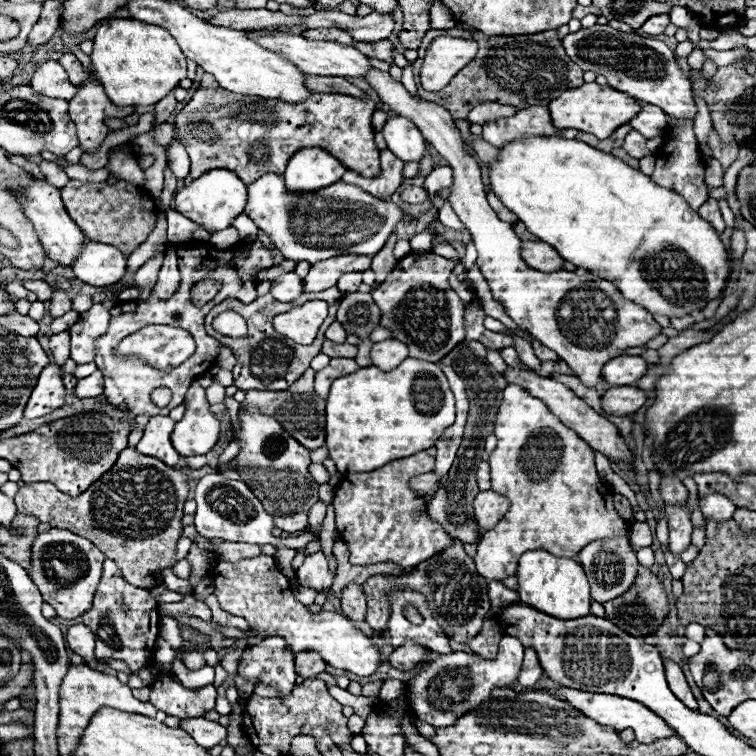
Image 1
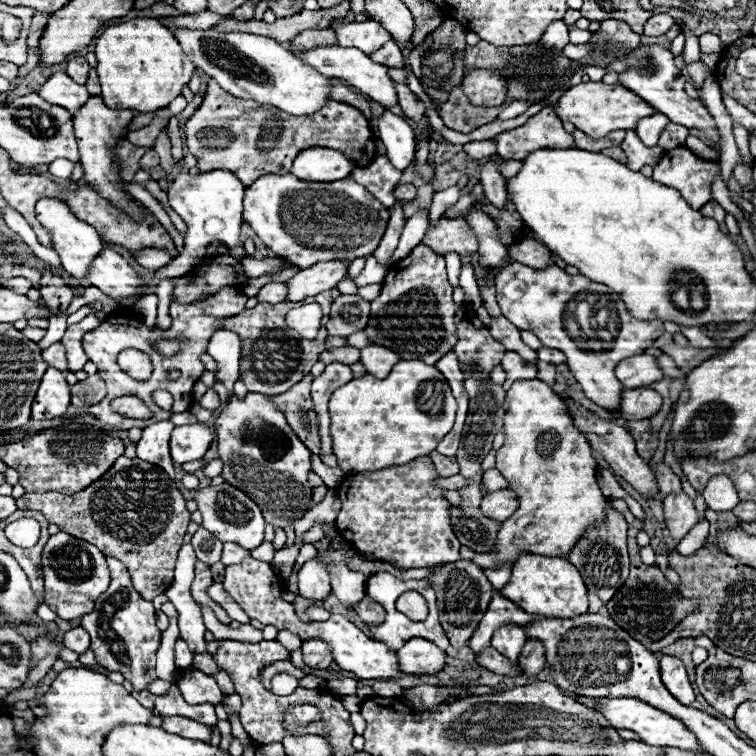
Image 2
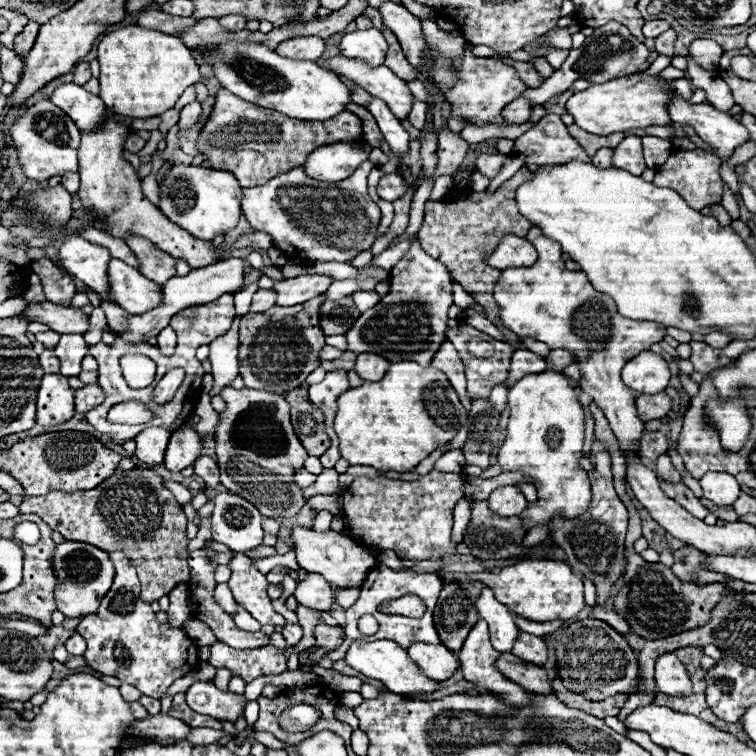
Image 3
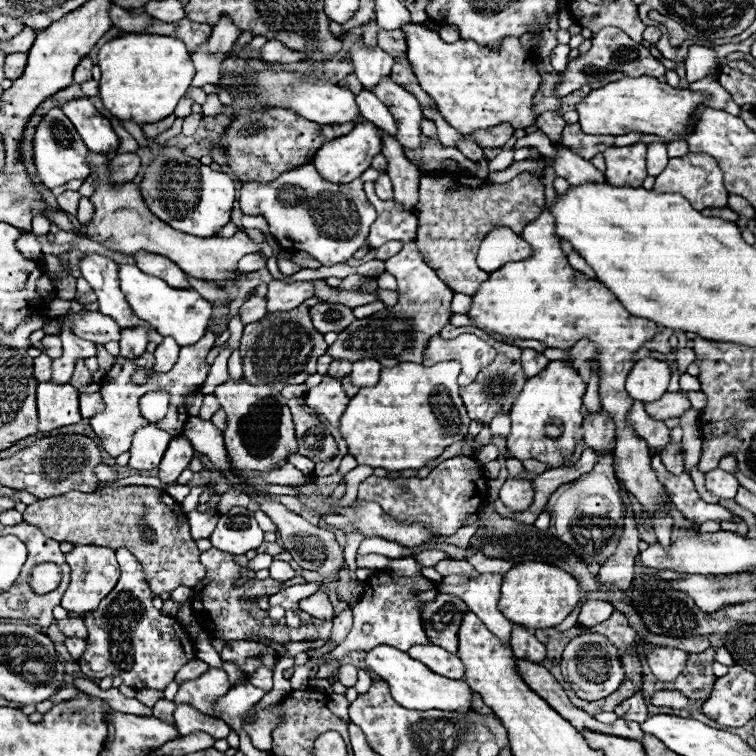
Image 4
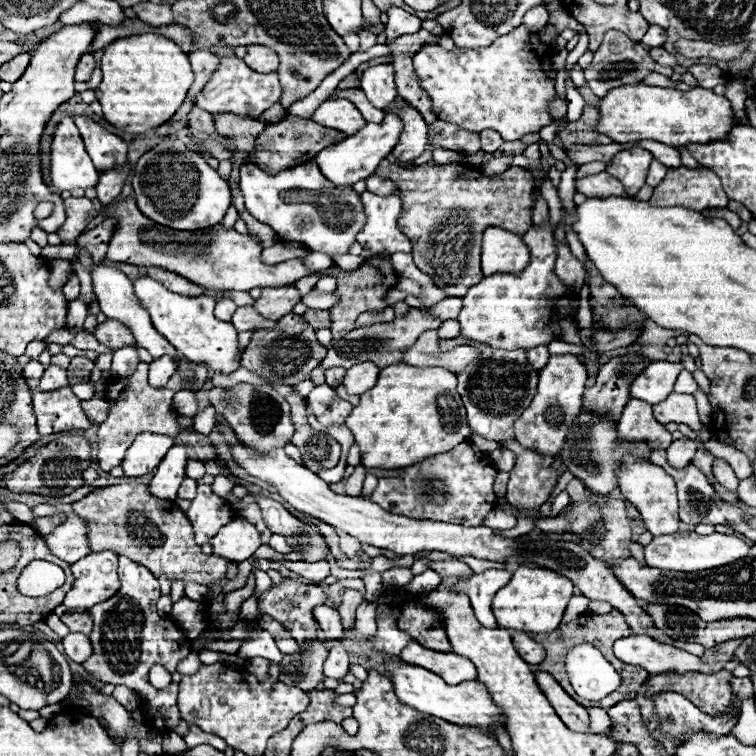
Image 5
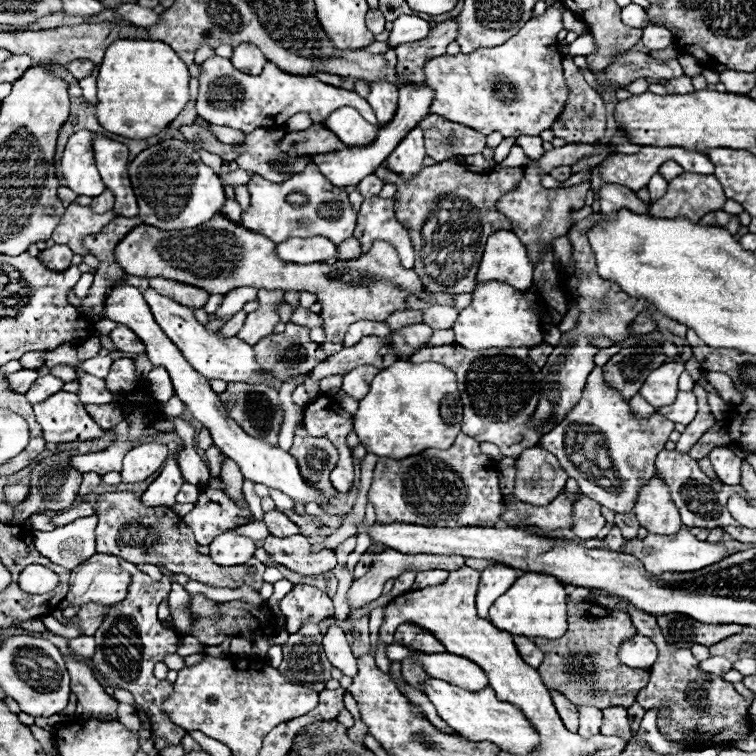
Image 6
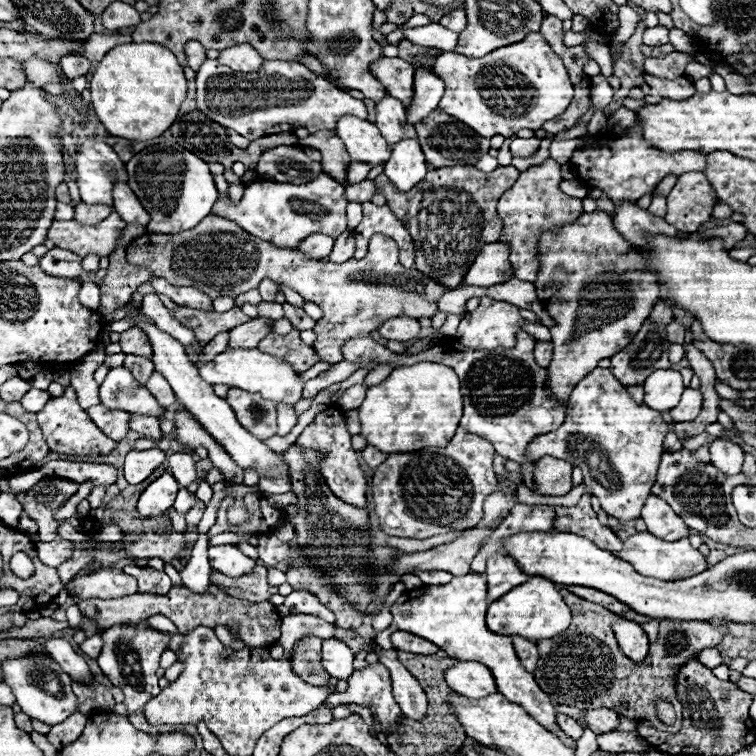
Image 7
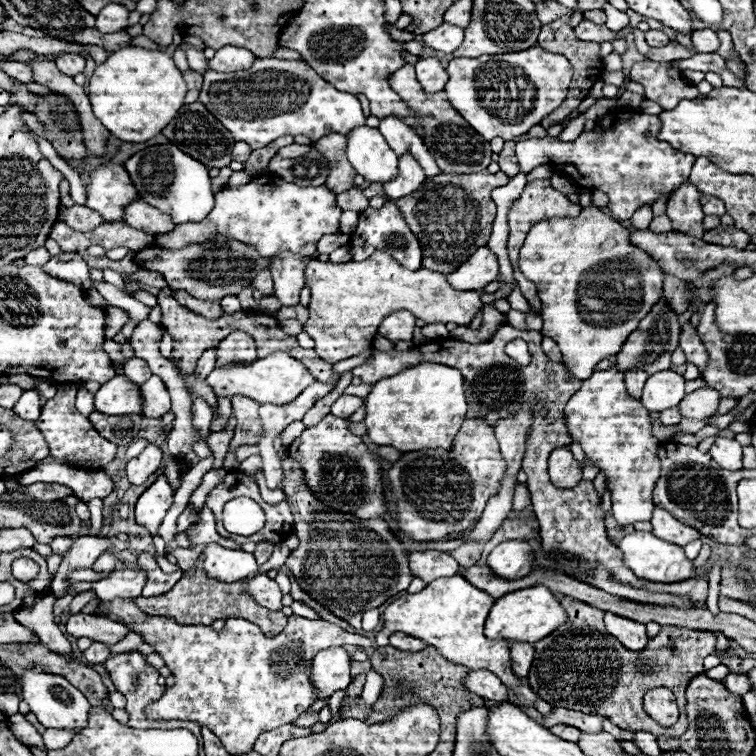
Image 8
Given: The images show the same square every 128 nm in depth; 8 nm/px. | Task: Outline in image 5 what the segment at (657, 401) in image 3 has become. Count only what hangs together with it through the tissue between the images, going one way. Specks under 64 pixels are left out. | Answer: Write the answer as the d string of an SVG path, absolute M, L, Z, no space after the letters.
M672 392L664 402L652 406L654 418L662 424L686 424L692 430L702 428L700 420L698 420L698 412L696 412L696 400L692 394L678 394Z

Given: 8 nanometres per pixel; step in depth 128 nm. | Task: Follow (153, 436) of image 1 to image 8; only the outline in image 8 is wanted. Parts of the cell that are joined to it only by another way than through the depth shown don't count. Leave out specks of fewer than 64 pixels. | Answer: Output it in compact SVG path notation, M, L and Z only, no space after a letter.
M154 444L146 446L144 452L132 460L128 460L126 464L126 478L130 480L130 484L134 486L140 486L148 480L150 474L154 474L158 470L162 462L162 450Z

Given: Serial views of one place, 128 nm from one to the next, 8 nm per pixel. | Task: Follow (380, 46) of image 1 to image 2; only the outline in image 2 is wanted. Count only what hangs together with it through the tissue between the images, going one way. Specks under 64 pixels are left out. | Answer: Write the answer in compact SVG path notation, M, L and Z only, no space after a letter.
M394 40L386 42L382 48L378 48L376 52L370 54L370 58L378 64L384 64L384 66L392 66L392 68L404 68L404 56L402 56L402 50L396 46Z

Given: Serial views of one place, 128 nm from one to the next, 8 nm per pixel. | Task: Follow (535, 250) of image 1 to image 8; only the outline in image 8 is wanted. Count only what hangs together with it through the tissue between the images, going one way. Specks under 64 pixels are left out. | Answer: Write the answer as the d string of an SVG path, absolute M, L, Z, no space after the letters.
M486 246L478 248L478 252L474 252L474 256L470 256L470 260L462 264L462 268L458 268L458 272L452 272L448 276L448 282L456 290L482 290L496 278L498 278L498 258Z

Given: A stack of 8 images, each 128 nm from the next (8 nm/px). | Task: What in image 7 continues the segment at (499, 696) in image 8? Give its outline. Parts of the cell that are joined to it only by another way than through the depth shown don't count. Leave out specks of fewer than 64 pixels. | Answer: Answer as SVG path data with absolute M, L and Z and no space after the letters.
M456 660L454 666L446 668L444 676L446 676L446 684L450 684L454 692L464 694L468 698L482 698L498 692L492 672L478 662Z

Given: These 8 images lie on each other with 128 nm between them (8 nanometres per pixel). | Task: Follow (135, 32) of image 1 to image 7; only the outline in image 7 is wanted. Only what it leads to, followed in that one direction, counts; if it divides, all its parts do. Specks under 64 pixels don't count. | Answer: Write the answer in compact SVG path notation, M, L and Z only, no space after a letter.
M130 42L130 44L120 44L114 46L96 66L92 80L90 80L90 90L92 90L92 106L96 110L98 120L104 124L104 128L112 134L112 136L120 136L120 138L128 138L128 140L136 140L136 142L144 142L150 138L156 138L160 134L164 134L170 124L174 124L180 104L186 98L186 76L182 66L178 64L176 56L162 44L154 44L154 42Z

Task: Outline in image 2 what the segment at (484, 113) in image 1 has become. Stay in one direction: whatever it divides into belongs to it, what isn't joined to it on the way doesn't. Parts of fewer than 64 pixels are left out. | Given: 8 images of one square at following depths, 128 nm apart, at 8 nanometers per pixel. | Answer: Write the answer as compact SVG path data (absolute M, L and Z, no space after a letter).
M514 100L514 102L510 102L500 114L498 114L498 118L496 120L512 120L512 118L516 118L516 116L520 116L526 108L530 106L530 102L520 102L520 100Z

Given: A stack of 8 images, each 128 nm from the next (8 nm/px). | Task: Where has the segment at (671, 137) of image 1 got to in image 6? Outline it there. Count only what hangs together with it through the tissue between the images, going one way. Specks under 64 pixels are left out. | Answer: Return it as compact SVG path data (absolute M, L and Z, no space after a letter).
M684 172L668 182L666 194L650 202L652 216L686 216L698 222L704 214L720 210L726 202L724 190L712 174Z

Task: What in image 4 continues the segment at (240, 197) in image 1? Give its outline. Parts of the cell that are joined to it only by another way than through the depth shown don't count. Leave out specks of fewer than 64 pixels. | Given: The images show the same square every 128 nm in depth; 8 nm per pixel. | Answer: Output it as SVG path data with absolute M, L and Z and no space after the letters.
M164 146L152 158L142 182L140 192L148 208L172 228L194 234L194 236L214 236L222 226L230 222L232 204L236 200L234 180L224 172L214 172L210 166L200 164L200 160L184 156L182 150L174 146Z

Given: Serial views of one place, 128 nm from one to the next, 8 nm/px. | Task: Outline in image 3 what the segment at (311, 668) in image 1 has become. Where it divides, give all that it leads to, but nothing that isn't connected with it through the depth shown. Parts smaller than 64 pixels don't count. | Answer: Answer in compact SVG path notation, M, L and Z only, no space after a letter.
M322 622L316 626L316 646L326 648L326 652L336 650L343 643L344 630L342 627L331 627Z

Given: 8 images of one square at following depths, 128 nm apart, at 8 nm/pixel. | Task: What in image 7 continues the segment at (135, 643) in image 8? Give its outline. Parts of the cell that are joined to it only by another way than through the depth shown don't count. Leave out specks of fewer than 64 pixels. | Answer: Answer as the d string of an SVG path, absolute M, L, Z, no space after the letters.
M158 614L152 617L148 619L148 623L155 630L165 633L177 633L177 628L174 623L165 616Z

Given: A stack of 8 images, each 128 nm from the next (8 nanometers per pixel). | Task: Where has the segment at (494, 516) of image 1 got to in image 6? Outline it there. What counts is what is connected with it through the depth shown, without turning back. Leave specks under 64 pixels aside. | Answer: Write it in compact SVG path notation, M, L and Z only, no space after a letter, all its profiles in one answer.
M540 446L526 448L516 458L514 500L526 504L550 504L566 486L566 472L554 454Z

